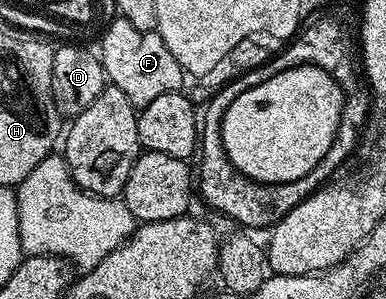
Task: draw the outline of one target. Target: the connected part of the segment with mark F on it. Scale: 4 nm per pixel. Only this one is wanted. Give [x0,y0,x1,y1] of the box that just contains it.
[99,16,187,107]

